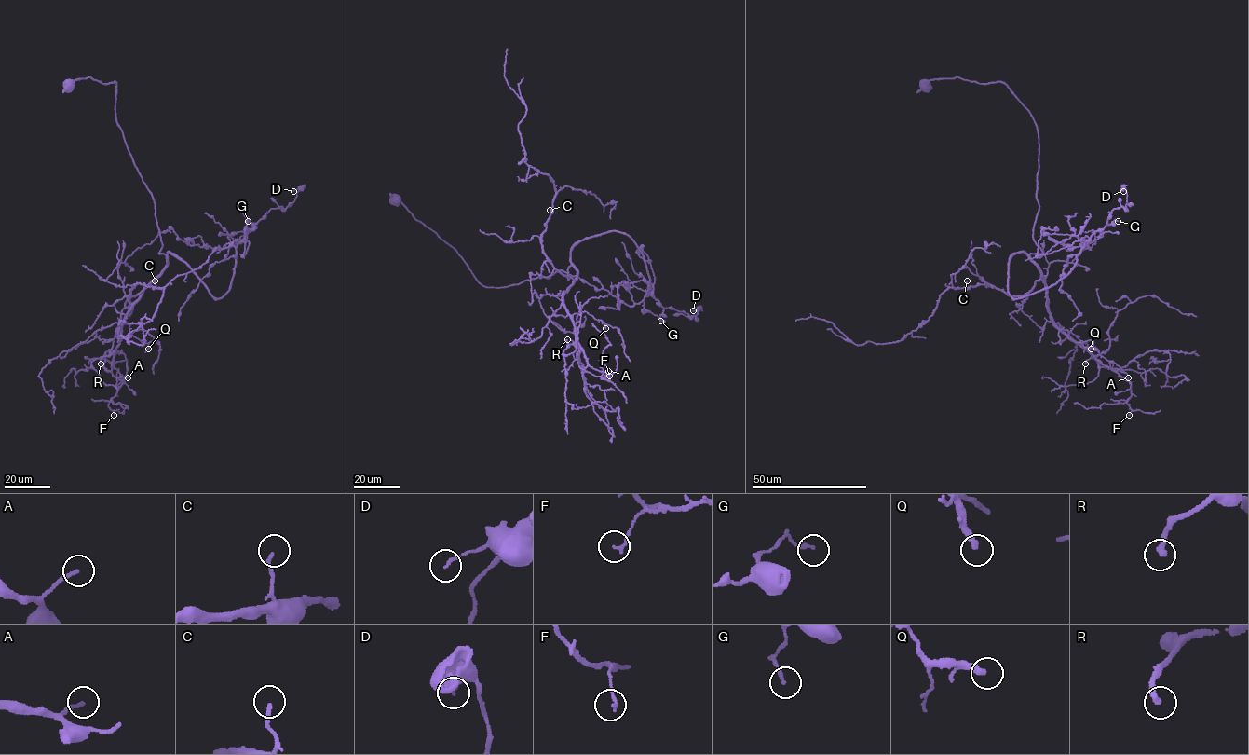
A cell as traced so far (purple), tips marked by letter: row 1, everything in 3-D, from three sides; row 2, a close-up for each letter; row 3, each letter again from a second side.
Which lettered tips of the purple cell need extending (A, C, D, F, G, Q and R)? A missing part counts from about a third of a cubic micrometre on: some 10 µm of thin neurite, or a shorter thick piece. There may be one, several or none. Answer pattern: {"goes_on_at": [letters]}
{"goes_on_at": ["A", "R"]}

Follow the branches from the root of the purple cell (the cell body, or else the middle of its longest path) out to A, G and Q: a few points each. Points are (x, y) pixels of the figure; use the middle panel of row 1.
A: (396, 199), (486, 287), (559, 270), (568, 280), (574, 267), (565, 309), (587, 363), (608, 371)
G: (396, 199), (486, 287), (559, 270), (568, 280), (575, 244), (627, 234), (660, 321)
Q: (396, 199), (486, 287), (559, 270), (568, 280), (573, 266), (566, 310), (586, 312), (605, 328)

